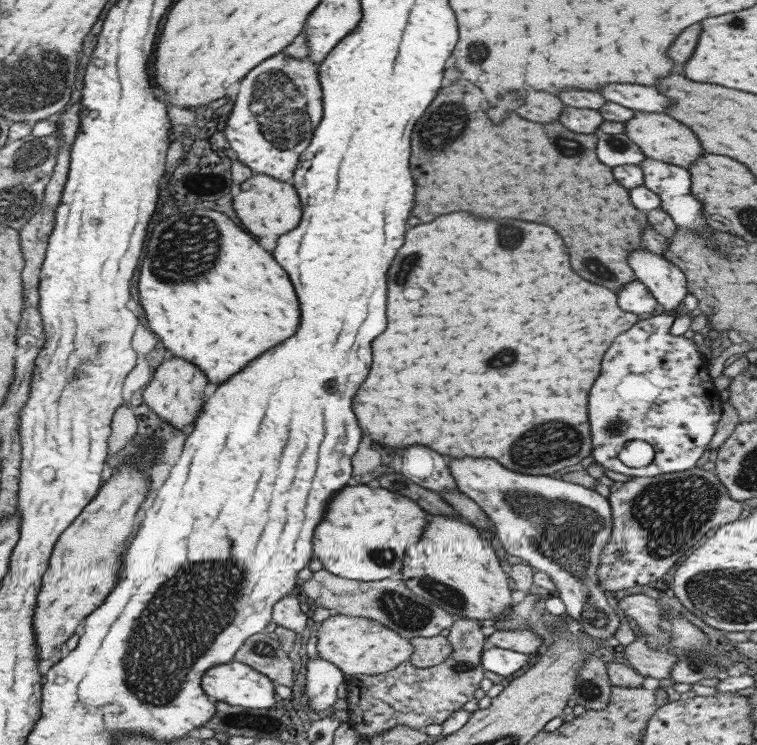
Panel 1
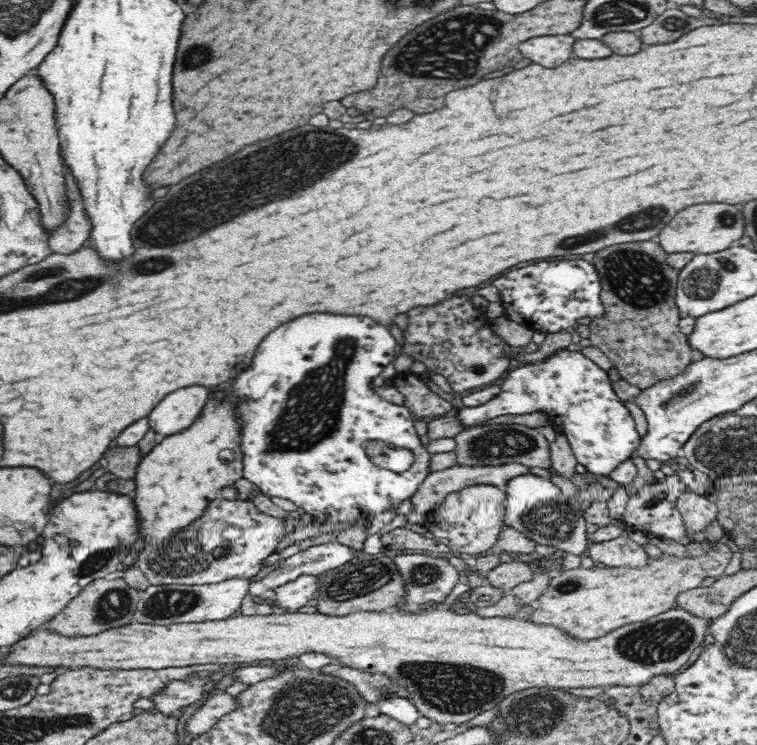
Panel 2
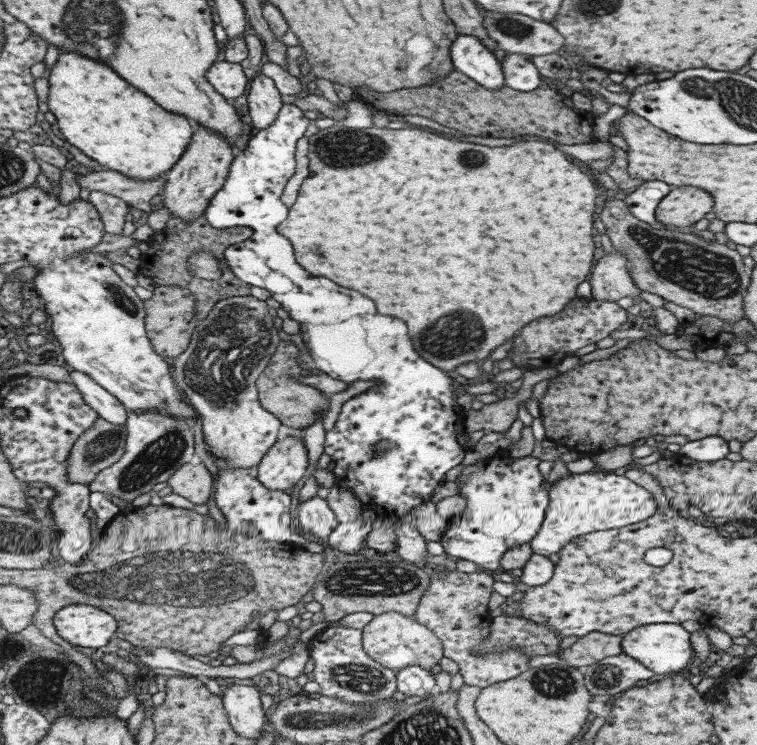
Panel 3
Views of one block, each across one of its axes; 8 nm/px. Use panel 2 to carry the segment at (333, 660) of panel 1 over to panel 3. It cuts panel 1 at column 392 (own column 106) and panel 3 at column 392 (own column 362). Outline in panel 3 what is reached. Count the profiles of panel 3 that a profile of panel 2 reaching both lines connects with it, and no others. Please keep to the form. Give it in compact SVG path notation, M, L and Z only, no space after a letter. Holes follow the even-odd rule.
M385 612L374 616L361 630L363 650L377 664L394 672L407 666L420 666L429 670L443 656L441 641L429 629L411 617Z

